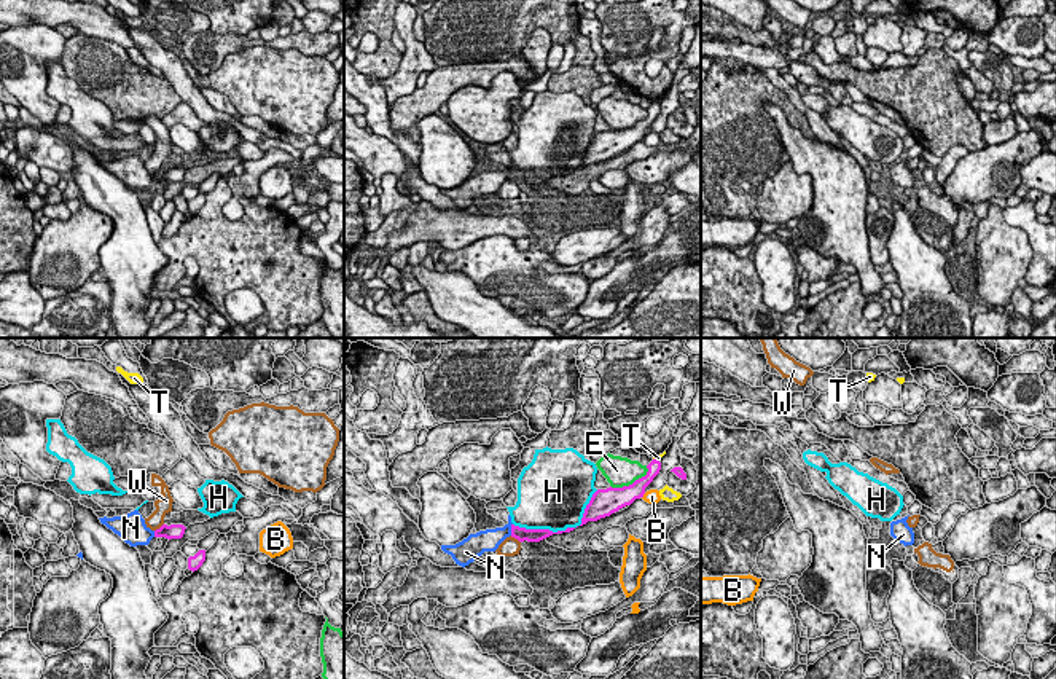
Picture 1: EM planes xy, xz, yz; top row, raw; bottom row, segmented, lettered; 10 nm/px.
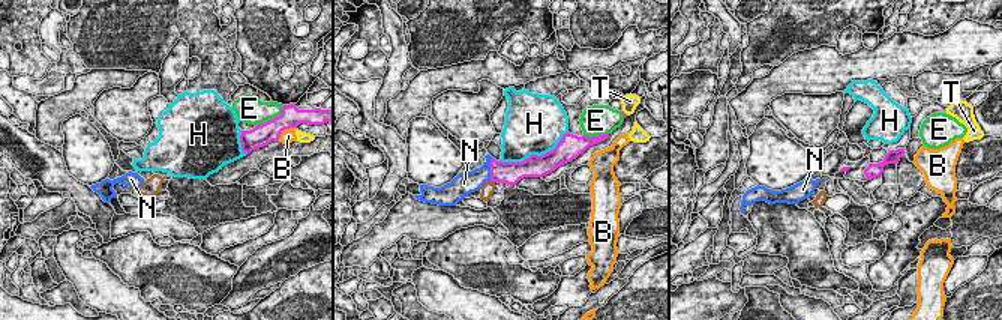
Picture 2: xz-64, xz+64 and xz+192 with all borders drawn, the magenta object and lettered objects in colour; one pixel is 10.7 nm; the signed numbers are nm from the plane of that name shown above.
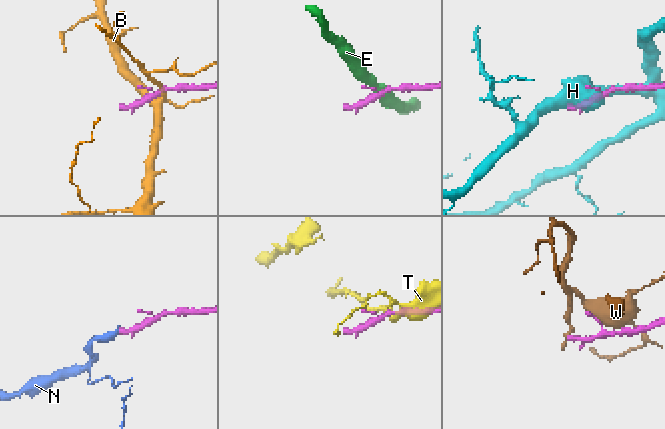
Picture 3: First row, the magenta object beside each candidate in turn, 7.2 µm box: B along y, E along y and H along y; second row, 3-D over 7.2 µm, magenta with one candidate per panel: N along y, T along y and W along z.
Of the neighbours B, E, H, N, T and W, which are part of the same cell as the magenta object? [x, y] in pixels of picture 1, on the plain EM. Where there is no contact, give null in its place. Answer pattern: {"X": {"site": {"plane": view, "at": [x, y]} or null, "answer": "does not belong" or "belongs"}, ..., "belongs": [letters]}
{"B": {"site": {"plane": "xz", "at": [642, 139]}, "answer": "does not belong"}, "E": {"site": {"plane": "xz", "at": [633, 126]}, "answer": "does not belong"}, "H": {"site": {"plane": "xz", "at": [563, 174]}, "answer": "does not belong"}, "N": {"site": {"plane": "xz", "at": [512, 172]}, "answer": "belongs"}, "T": {"site": {"plane": "xz", "at": [655, 102]}, "answer": "does not belong"}, "W": {"site": {"plane": "xz", "at": [515, 180]}, "answer": "does not belong"}, "belongs": ["N"]}

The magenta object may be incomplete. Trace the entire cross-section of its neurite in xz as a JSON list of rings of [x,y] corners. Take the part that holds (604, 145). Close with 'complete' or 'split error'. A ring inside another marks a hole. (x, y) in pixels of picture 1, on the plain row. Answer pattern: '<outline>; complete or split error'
[[[653,102],[647,108],[647,112],[648,112],[647,118],[636,123],[629,129],[623,129],[623,131],[610,129],[607,132],[597,132],[585,151],[580,169],[586,167],[588,164],[597,164],[600,161],[610,159],[612,156],[618,155],[620,151],[631,148],[636,142],[643,140],[645,131],[659,116],[661,105]]]; complete

